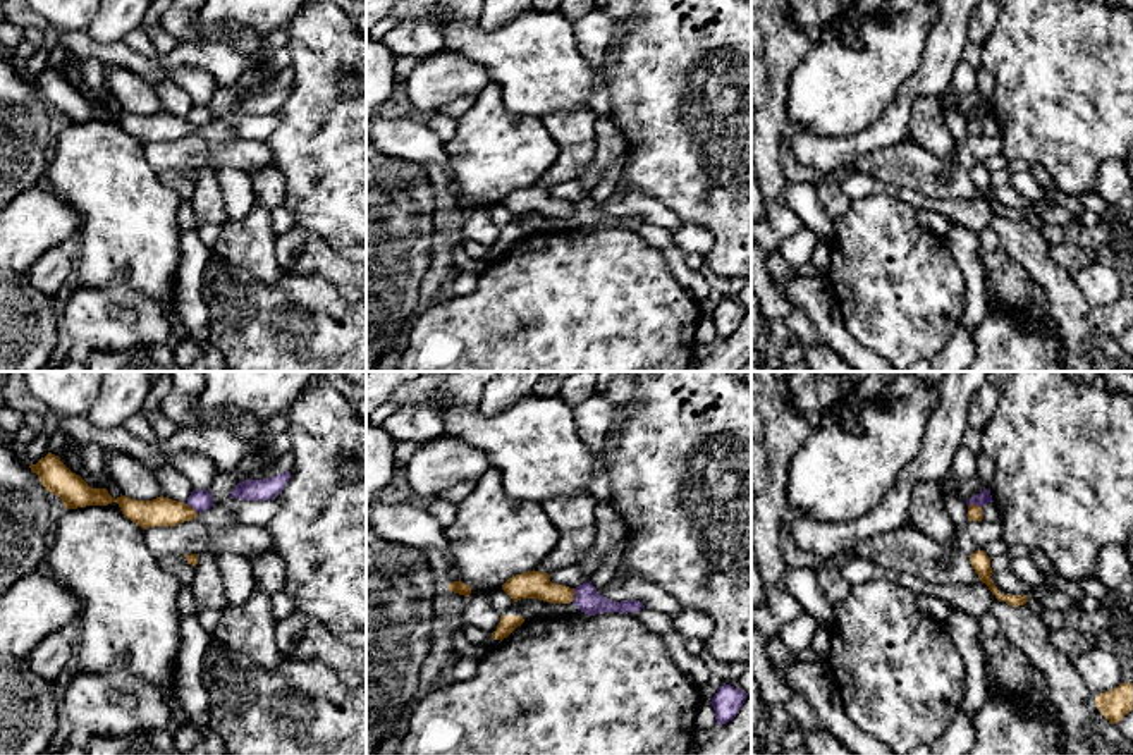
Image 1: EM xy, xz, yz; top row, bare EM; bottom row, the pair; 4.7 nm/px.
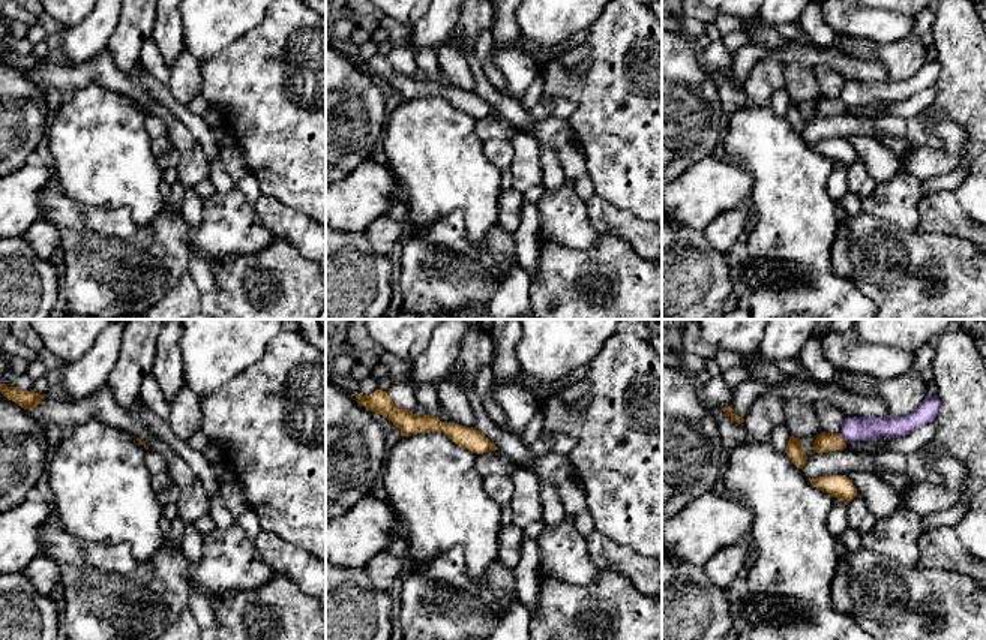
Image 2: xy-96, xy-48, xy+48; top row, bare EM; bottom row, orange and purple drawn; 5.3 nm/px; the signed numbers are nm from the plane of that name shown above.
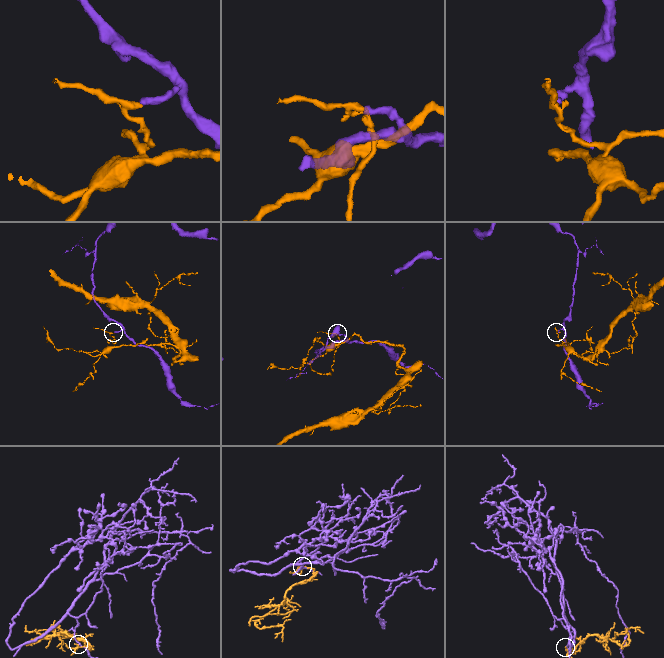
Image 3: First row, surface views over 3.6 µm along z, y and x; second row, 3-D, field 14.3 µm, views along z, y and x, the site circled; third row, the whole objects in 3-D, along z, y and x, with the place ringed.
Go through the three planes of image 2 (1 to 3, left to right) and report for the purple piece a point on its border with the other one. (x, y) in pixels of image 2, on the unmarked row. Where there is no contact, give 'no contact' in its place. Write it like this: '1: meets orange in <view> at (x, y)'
1: no contact
2: no contact
3: meets orange in xy+48 at (841, 101)

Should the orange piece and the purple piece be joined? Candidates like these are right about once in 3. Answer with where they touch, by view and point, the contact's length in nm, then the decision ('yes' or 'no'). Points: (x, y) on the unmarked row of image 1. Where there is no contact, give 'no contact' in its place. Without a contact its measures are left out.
meets orange in xz at (575, 208); contact 70 nm long; no

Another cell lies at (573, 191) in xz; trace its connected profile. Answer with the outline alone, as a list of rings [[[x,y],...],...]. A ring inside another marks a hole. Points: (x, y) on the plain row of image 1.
[[[579,181],[562,182],[557,186],[548,187],[550,196],[555,199],[566,199],[569,203],[576,203],[583,199],[585,196],[590,196]]]

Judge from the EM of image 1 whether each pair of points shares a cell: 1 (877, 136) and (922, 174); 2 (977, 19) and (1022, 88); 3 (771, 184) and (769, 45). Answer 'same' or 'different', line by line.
1: different
2: different
3: same

